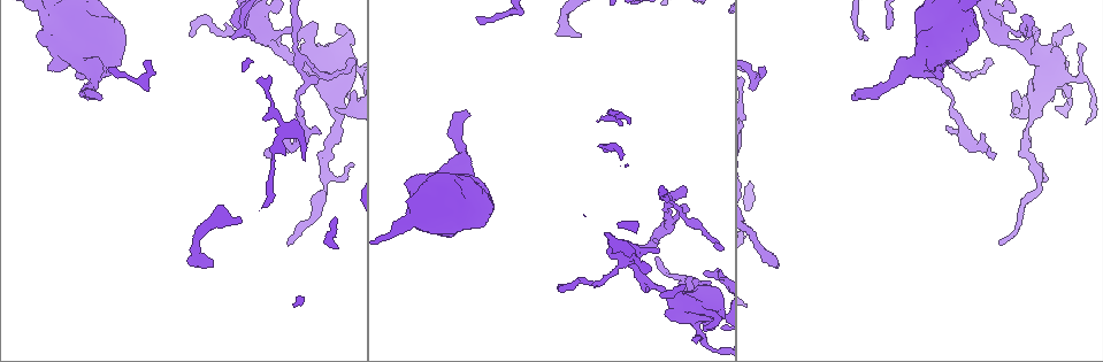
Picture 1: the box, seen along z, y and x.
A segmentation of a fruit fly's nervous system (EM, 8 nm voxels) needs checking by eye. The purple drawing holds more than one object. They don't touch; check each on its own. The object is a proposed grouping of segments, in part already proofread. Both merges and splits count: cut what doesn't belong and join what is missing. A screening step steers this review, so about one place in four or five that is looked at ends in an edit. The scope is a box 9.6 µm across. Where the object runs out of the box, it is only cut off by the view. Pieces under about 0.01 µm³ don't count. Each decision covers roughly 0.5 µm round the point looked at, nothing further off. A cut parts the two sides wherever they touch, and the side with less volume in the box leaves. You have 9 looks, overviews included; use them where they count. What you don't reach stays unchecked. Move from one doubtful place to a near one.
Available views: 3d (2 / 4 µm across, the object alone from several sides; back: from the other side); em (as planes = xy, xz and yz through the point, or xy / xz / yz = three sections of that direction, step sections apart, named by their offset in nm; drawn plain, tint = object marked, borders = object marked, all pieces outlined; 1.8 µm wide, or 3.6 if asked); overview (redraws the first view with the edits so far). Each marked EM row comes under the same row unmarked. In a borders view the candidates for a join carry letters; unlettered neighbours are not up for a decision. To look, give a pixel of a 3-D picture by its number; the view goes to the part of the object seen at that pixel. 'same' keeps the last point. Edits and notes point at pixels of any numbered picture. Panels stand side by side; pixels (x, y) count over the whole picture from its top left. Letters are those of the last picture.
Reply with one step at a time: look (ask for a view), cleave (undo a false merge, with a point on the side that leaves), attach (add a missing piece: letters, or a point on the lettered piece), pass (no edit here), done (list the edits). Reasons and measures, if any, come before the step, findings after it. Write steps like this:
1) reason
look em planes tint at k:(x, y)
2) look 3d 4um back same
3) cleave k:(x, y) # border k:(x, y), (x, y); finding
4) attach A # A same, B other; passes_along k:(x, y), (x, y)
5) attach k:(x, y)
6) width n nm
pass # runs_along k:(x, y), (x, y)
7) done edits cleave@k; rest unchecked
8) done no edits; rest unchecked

two arms in line, one across
look 3d 2um back at 1:(672, 199)

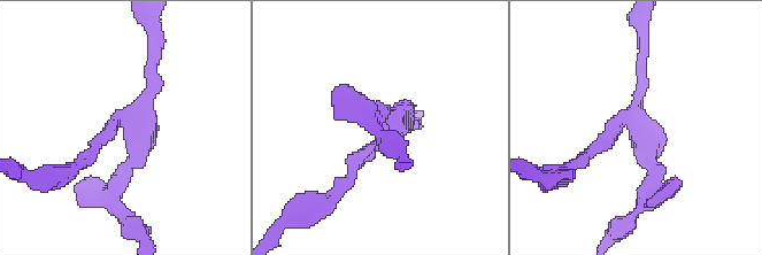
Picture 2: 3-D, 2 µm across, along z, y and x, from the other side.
arms 3
look em planes borders at 2:(392, 128)

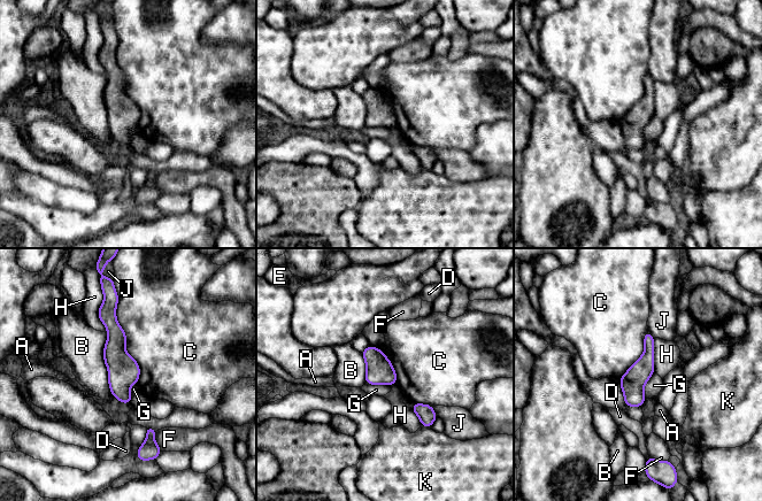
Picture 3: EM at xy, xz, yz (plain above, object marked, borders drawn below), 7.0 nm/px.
pass # A other, B other, C other, D other, E other, F other, G other, H other, J other, K other; border 3:(366, 382), (369, 384), (393, 385); all the same cell

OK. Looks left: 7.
branch stops here
look 3d 2um back at 1:(653, 238)

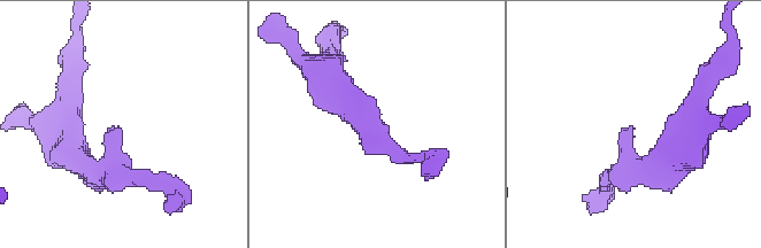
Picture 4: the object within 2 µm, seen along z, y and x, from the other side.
look em planes borders at 4:(119, 128)

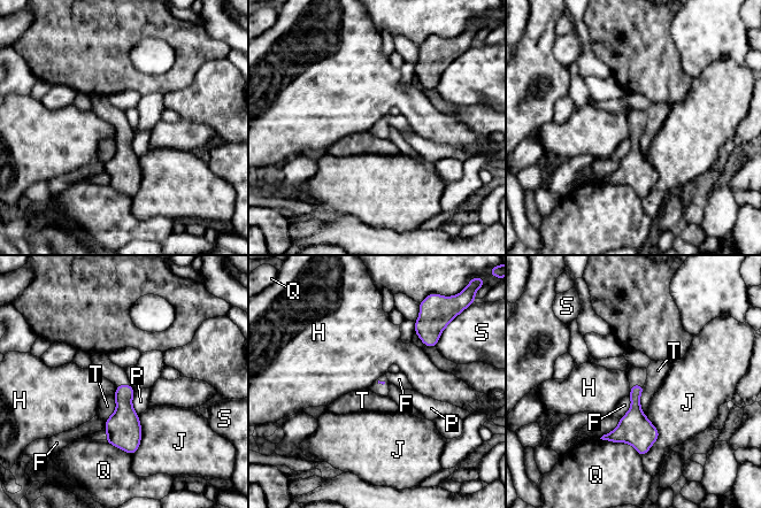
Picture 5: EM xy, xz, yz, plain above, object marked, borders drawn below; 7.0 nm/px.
pass # F other, H other, J other, P other, Q other, S other, T other; border 5:(116, 387), (114, 394); no lettered piece goes on from it

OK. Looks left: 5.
stops while still wide
look em 3.6um planes borders at 1:(1055, 49)

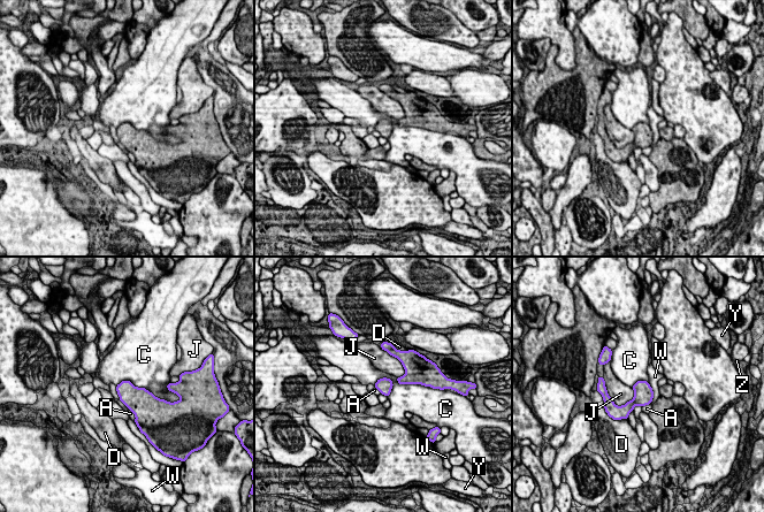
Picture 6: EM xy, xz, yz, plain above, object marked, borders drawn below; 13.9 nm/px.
width 220 nm
pass # A other, C other, D other, J other, W other, Y other, Z other; none of them fits

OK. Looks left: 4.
look em planes borders at 1:(100, 100)

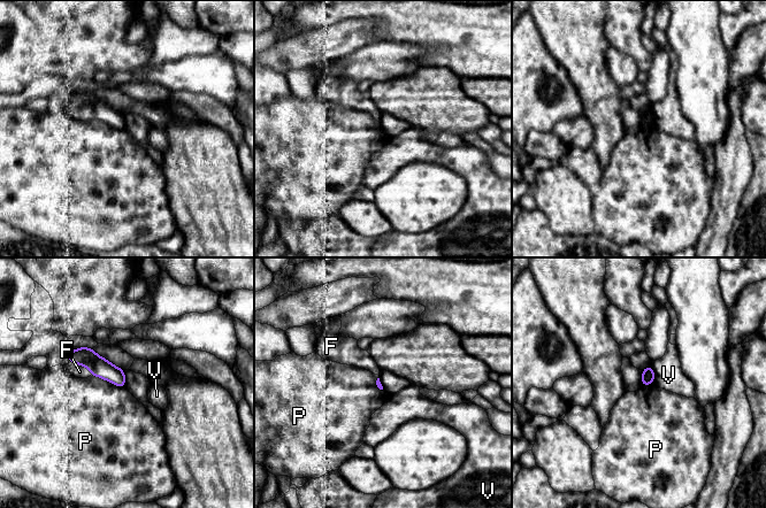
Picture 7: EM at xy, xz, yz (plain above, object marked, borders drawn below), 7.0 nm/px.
attach F # F same, P other, V other; passes_along 7:(98, 366), (81, 364), (79, 371); it goes on there

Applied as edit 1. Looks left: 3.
done edits attach@7; rest unchecked

